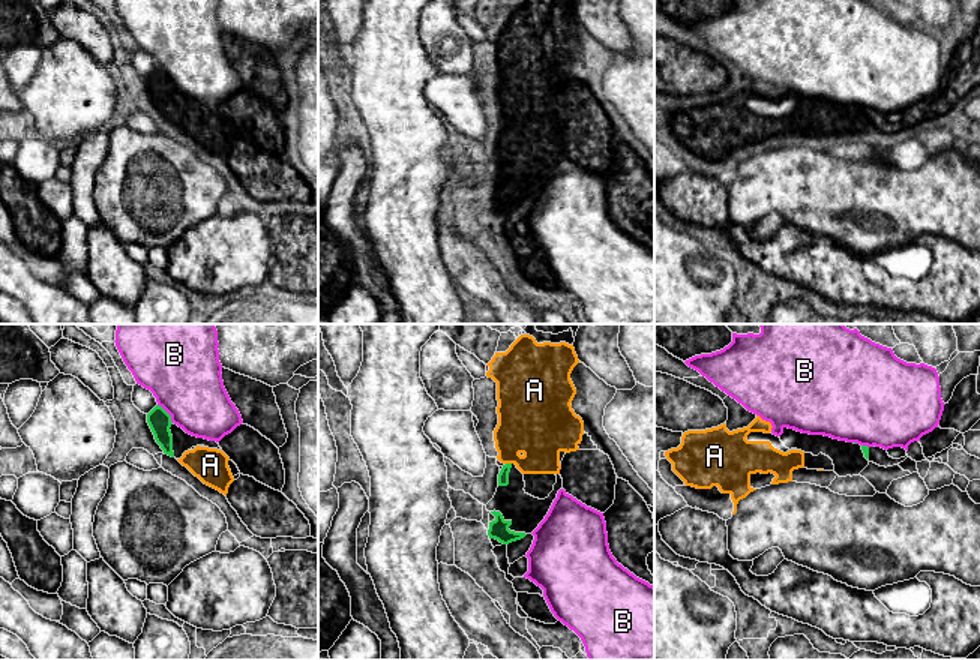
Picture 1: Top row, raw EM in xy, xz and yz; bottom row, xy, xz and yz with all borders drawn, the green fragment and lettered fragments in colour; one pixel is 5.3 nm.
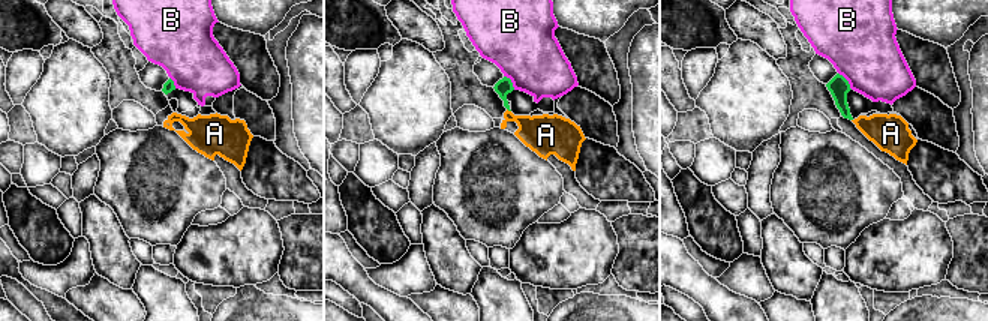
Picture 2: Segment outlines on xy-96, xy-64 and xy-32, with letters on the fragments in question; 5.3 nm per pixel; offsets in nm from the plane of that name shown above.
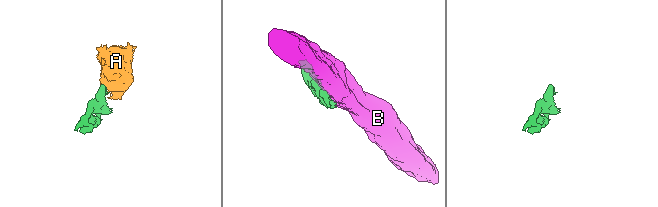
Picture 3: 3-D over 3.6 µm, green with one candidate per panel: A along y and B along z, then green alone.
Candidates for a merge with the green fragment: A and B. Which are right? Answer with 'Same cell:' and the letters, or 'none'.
Same cell: A

